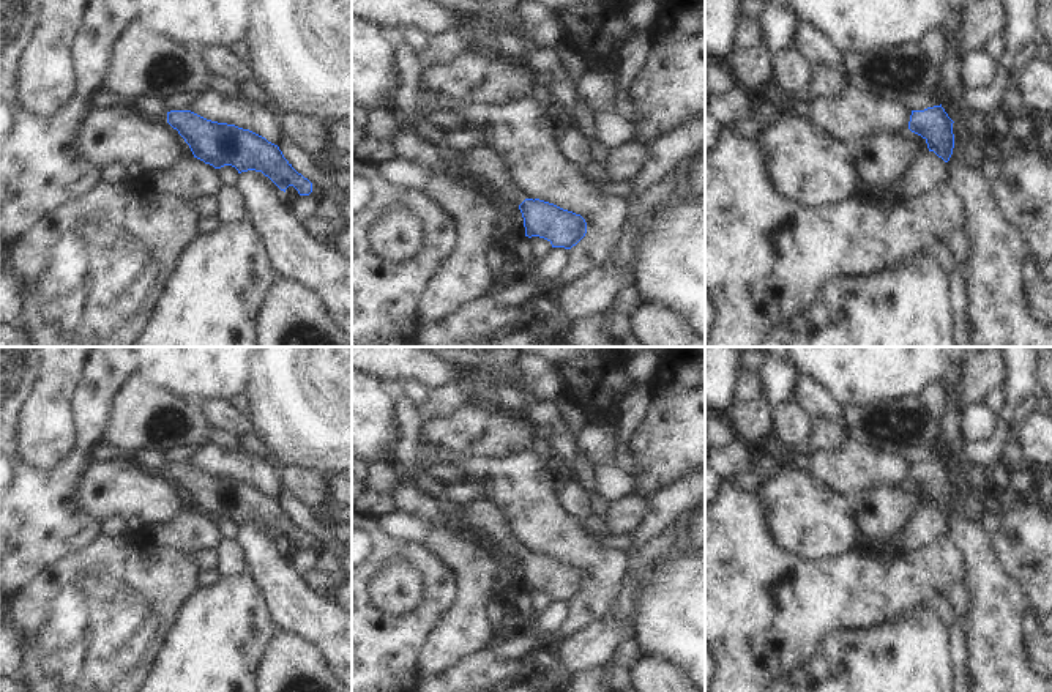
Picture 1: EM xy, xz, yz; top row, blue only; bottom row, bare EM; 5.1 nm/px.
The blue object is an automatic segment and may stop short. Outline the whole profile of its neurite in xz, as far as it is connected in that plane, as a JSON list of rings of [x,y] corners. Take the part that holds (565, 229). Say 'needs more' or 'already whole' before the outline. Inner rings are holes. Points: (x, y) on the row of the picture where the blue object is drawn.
needs more; [[[487,145],[472,150],[468,158],[453,154],[456,175],[468,180],[479,175],[494,184],[506,199],[516,202],[524,218],[525,236],[547,240],[552,247],[571,249],[587,233],[587,222],[580,214],[554,203],[527,199],[514,184],[506,162],[497,150]]]

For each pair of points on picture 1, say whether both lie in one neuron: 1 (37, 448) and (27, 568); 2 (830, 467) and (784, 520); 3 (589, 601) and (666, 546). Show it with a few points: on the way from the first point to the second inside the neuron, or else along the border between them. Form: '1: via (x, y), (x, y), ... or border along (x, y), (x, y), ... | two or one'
1: border along (18, 434), (35, 465), (54, 468), (70, 453) | two
2: border along (808, 473), (835, 492), (852, 498) | two
3: border along (634, 557), (634, 565), (615, 607) | two

